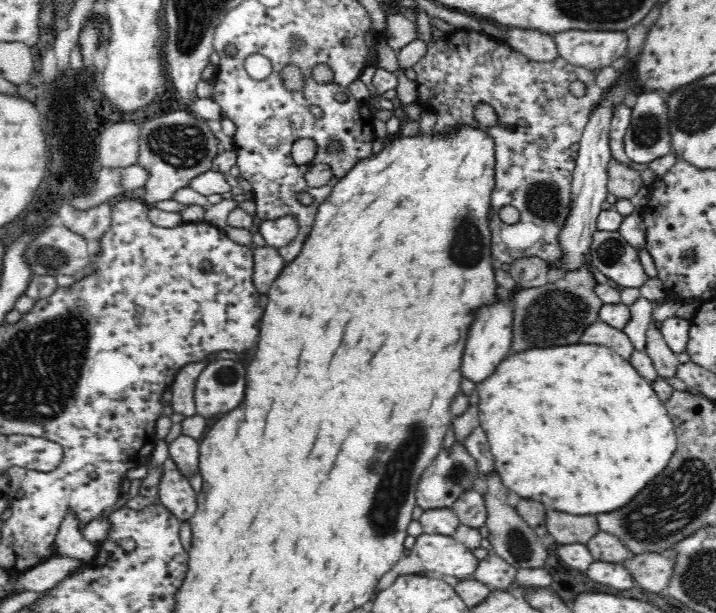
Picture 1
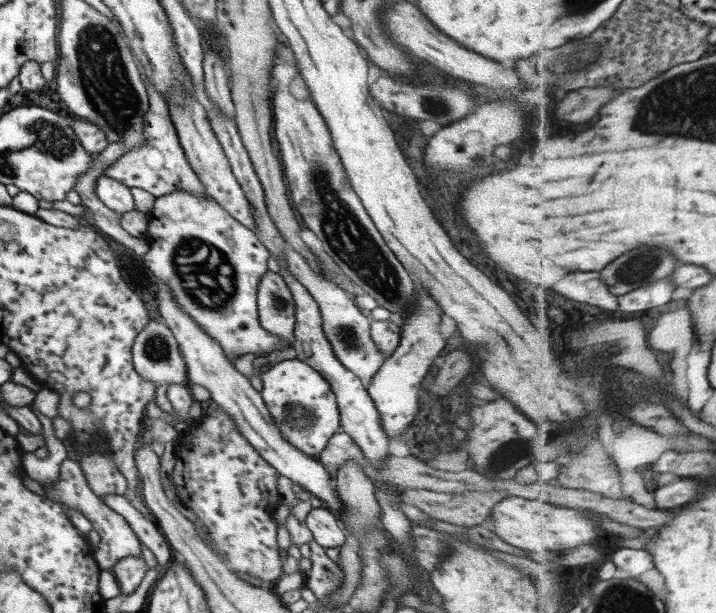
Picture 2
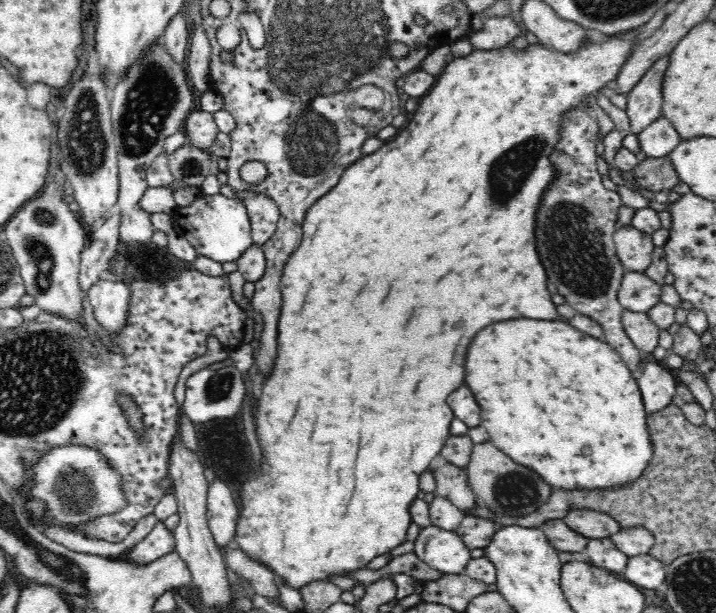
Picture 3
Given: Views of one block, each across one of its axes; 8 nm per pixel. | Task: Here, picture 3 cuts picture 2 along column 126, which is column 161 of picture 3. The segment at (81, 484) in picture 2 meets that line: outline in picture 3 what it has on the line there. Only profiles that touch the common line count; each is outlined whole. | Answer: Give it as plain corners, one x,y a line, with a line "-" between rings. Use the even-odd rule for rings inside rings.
158,521
154,530
128,551
128,556
137,566
143,567
172,550
175,550
175,535
166,529
162,521

